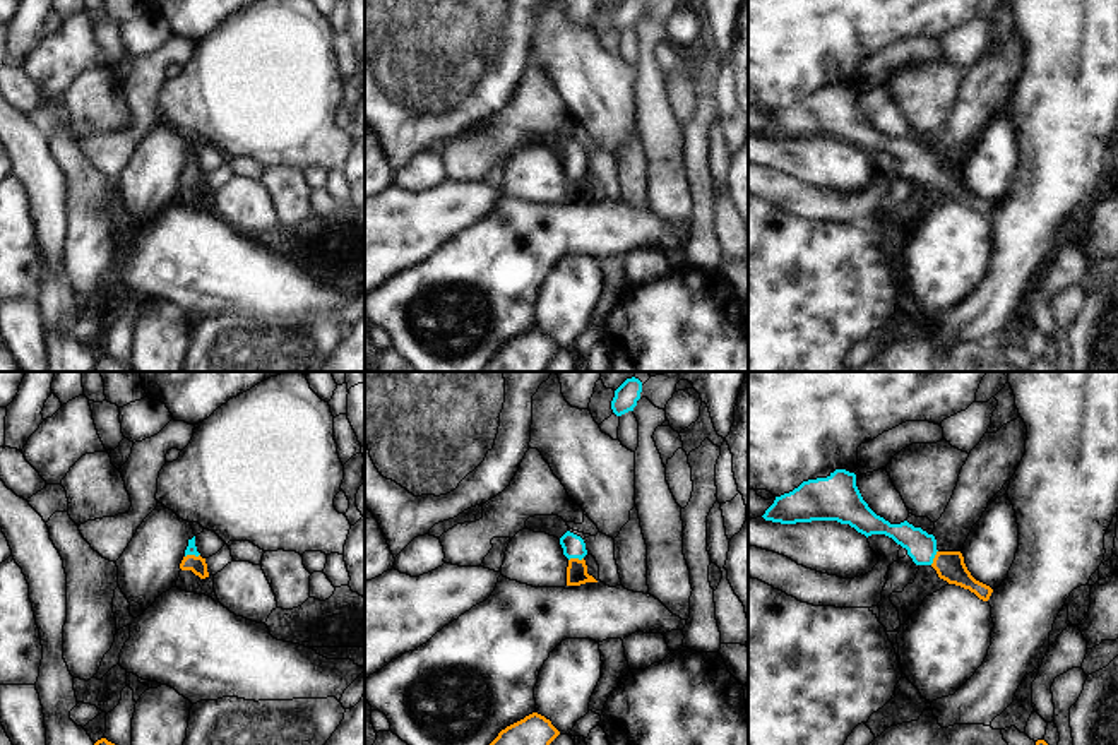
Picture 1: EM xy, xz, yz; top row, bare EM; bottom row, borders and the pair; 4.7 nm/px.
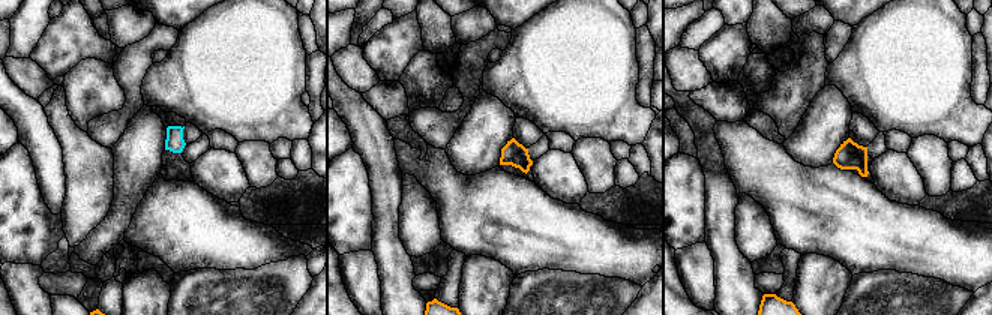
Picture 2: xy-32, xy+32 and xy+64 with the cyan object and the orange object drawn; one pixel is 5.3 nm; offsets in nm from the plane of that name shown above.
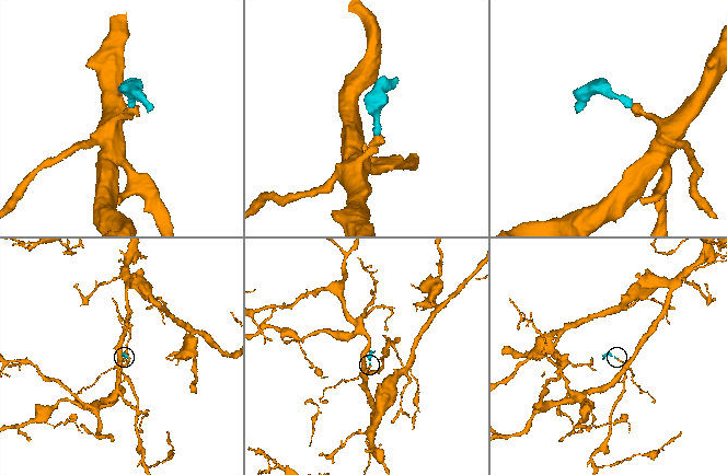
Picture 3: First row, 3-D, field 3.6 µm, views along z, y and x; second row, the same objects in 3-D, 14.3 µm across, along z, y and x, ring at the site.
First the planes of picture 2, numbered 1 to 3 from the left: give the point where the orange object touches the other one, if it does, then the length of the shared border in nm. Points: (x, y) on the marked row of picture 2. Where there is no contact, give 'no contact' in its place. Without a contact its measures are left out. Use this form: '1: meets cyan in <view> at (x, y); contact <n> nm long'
1: no contact
2: no contact
3: no contact

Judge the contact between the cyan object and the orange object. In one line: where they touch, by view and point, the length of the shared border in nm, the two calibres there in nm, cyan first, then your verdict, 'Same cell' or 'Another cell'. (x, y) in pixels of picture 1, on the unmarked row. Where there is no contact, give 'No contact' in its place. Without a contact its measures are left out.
Touches cyan at xz (576, 173). Shared border 70 nm. Thickness 110 nm (cyan) against 100 nm. Same cell.

